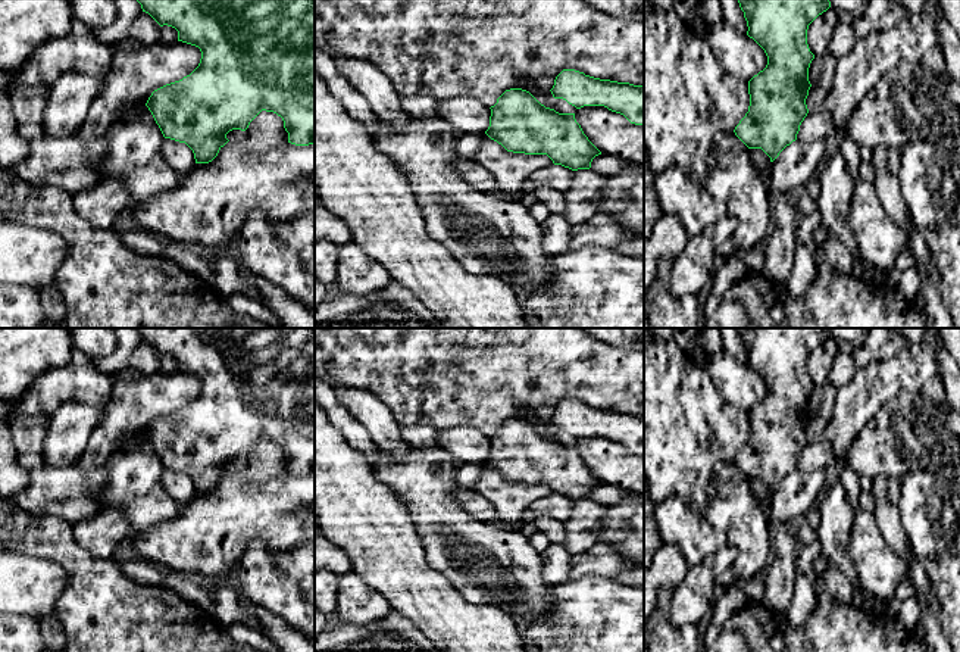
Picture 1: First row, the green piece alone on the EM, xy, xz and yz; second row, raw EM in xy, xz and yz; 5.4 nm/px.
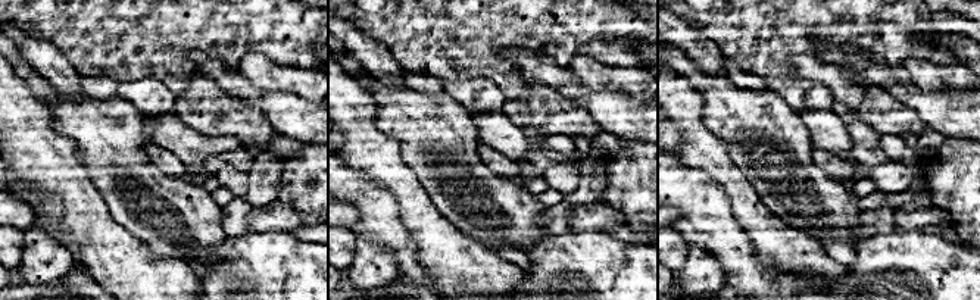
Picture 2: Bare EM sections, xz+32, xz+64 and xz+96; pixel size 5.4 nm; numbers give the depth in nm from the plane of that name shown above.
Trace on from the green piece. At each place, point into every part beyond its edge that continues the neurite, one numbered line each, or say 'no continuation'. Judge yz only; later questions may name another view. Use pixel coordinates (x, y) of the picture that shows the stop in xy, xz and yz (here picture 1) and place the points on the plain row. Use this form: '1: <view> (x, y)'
no continuation

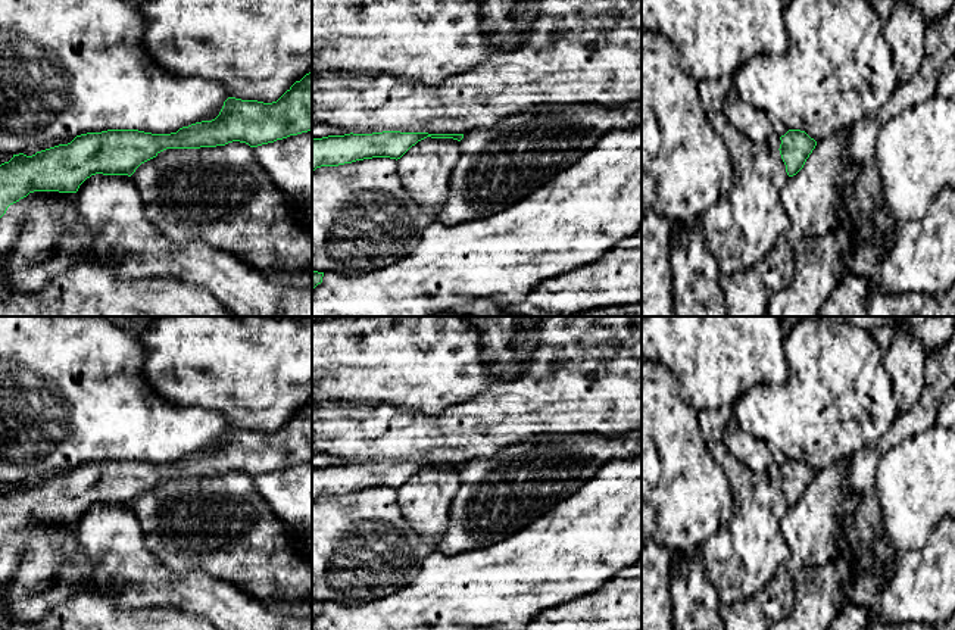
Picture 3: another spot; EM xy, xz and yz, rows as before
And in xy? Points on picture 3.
no continuation

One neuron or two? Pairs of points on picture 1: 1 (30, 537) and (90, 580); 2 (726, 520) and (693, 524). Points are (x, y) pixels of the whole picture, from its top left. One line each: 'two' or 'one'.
1: one
2: two

